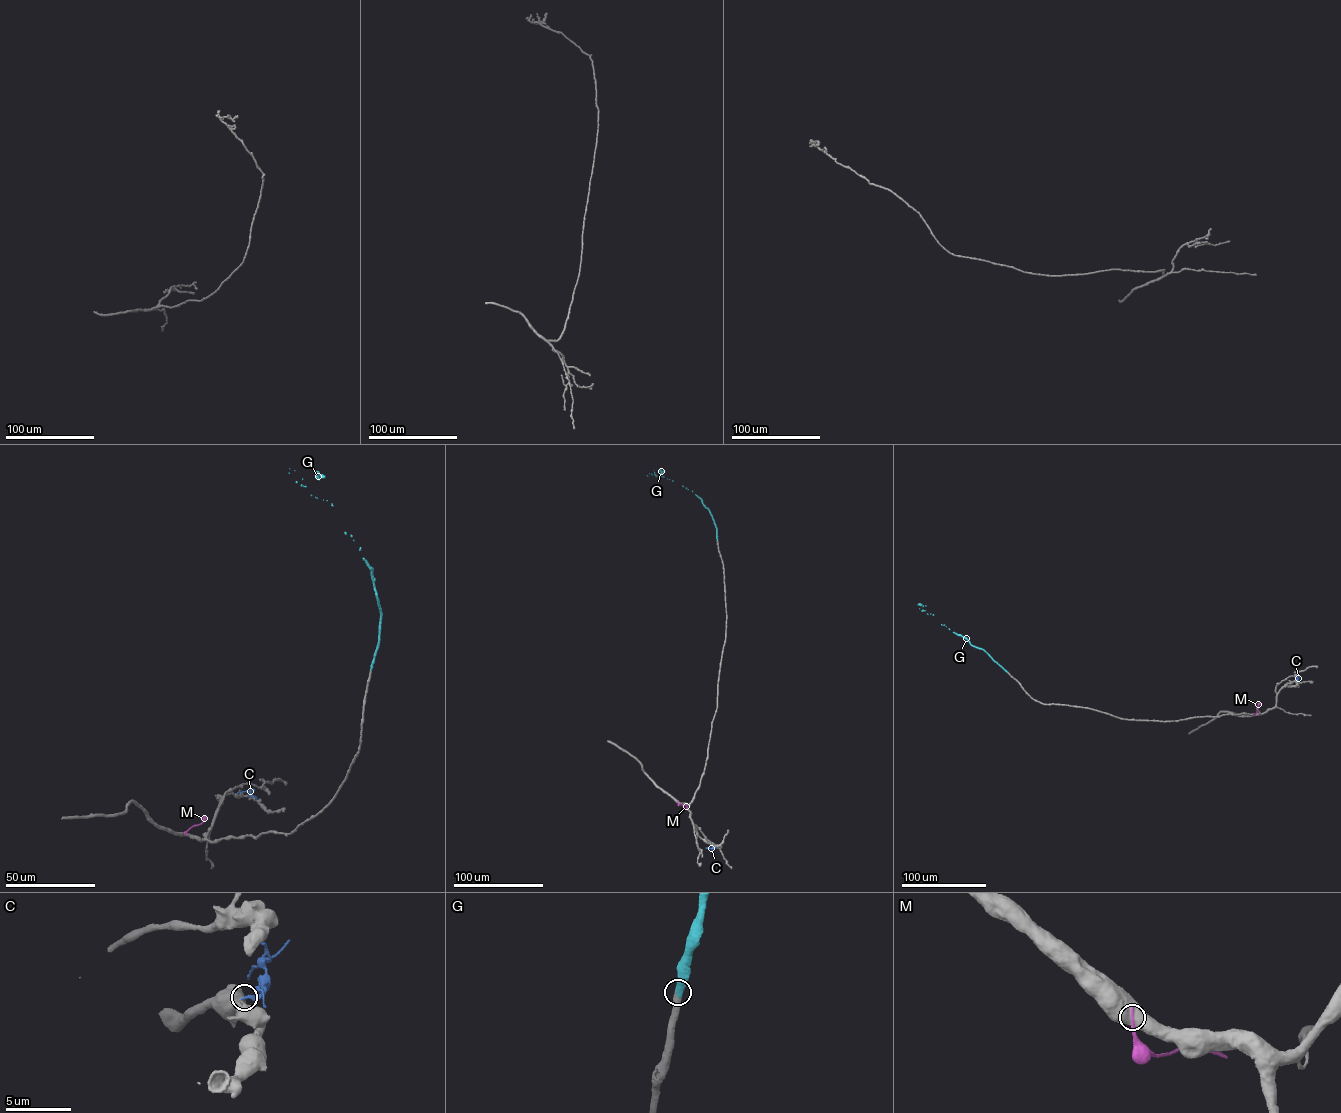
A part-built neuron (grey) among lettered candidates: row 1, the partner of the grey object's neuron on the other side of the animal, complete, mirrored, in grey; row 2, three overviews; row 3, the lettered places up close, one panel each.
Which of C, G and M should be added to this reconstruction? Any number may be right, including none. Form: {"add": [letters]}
{"add": ["G"]}

